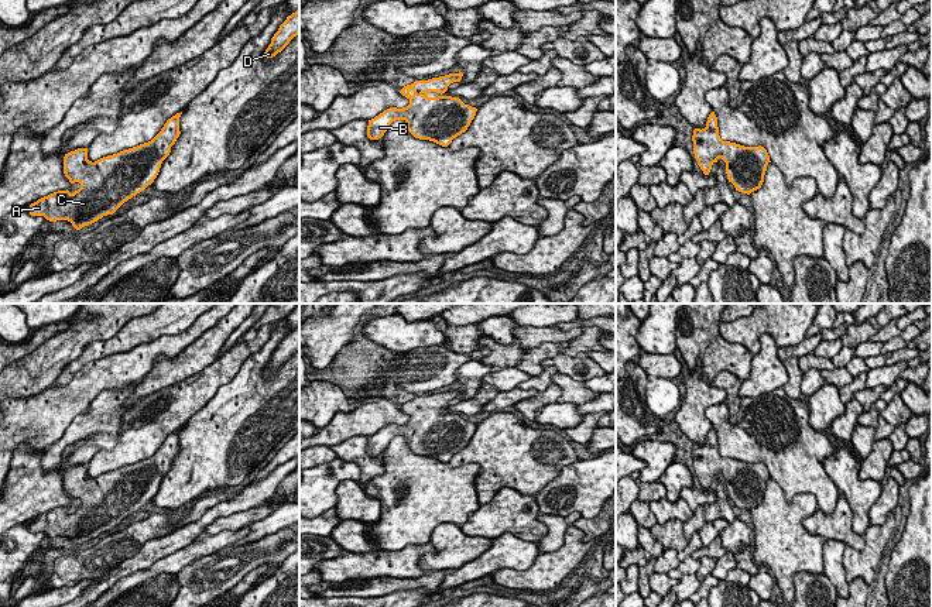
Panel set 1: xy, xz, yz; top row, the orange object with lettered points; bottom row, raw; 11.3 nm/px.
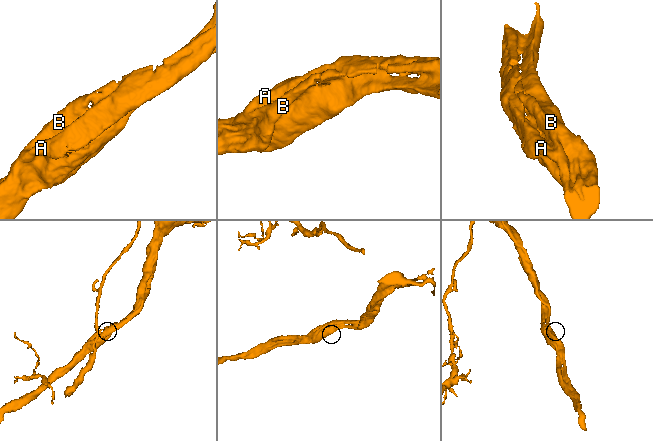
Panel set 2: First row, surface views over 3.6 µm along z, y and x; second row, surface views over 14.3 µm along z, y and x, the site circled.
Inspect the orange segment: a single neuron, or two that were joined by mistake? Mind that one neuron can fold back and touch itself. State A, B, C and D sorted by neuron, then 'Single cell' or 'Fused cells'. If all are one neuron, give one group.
Groups: A B C D. Single cell

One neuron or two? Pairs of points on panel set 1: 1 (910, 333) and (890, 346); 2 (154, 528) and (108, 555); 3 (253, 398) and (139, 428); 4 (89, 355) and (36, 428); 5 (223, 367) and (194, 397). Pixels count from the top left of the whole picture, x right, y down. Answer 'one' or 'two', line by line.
1: one
2: one
3: two
4: two
5: one

